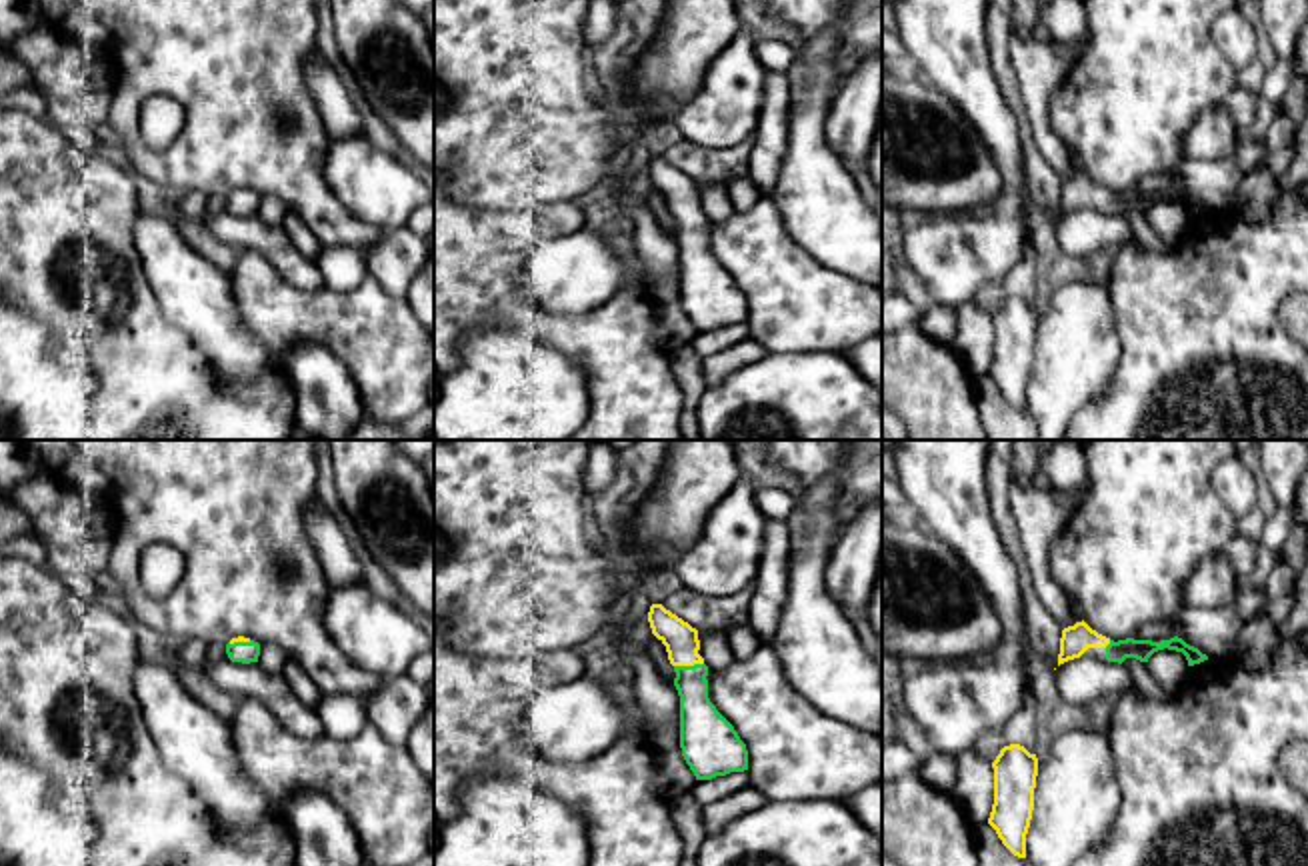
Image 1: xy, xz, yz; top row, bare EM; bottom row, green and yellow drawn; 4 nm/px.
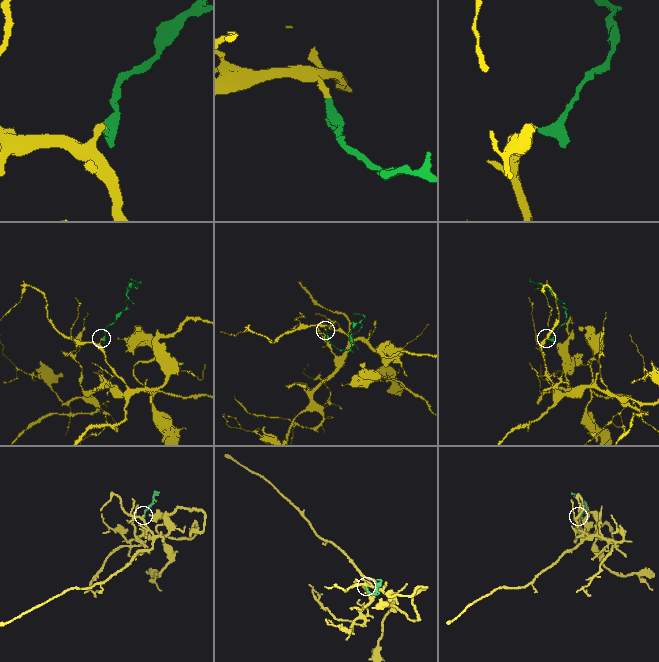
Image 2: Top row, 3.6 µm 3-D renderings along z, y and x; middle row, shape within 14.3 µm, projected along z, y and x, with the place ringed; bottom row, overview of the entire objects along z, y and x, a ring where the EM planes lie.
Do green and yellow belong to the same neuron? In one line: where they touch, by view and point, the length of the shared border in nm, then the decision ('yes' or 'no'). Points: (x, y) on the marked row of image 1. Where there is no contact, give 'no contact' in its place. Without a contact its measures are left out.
contact xz (688, 666); length 120 nm; yes

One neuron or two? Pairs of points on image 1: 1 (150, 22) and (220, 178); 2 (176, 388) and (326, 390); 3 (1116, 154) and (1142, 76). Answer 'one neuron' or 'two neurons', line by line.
1: one neuron
2: two neurons
3: one neuron

